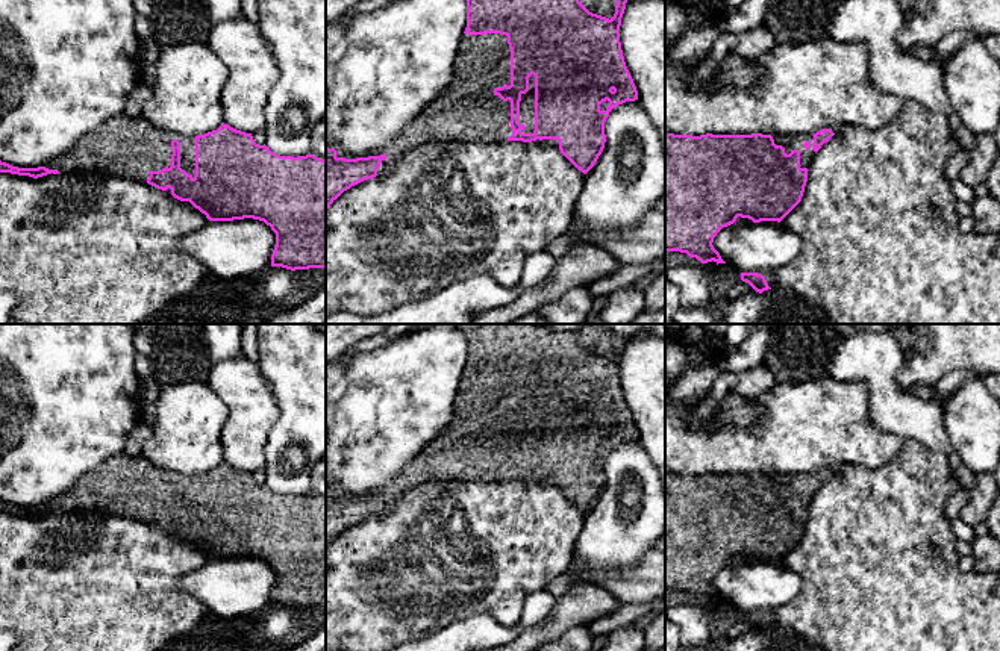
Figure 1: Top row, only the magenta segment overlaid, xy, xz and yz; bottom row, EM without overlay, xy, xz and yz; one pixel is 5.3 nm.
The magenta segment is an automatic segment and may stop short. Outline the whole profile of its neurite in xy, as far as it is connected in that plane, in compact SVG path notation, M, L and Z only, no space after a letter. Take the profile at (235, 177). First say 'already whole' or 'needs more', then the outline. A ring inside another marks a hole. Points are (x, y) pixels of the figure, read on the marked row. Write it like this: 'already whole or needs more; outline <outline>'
needs more; outline M117 114L98 129L86 133L70 151L38 168L18 168L0 160L0 173L29 176L33 179L68 171L111 173L124 179L148 183L167 191L180 201L189 201L209 221L233 221L253 218L264 221L276 233L271 266L291 271L326 268L326 160L314 154L280 156L265 144L255 142L252 133L221 124L217 130L198 136L179 135L158 129L142 115Z

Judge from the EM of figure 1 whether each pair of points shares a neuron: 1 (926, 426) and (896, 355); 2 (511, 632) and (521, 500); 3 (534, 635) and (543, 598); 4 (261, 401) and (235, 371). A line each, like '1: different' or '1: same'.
1: same
2: different
3: different
4: same

